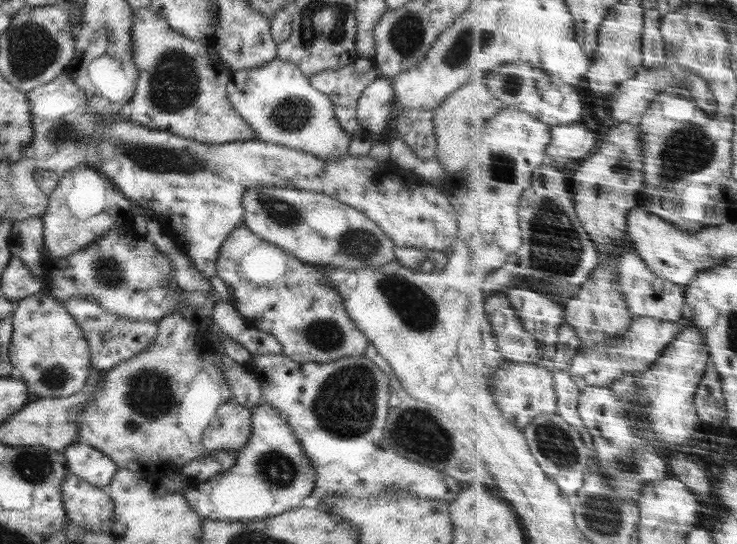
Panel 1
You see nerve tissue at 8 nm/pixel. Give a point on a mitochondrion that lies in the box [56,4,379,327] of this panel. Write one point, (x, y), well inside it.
(175, 83)

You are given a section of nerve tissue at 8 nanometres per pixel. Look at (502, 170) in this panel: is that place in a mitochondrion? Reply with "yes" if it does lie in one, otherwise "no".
yes

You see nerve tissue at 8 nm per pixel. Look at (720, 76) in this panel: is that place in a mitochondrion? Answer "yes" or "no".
no

